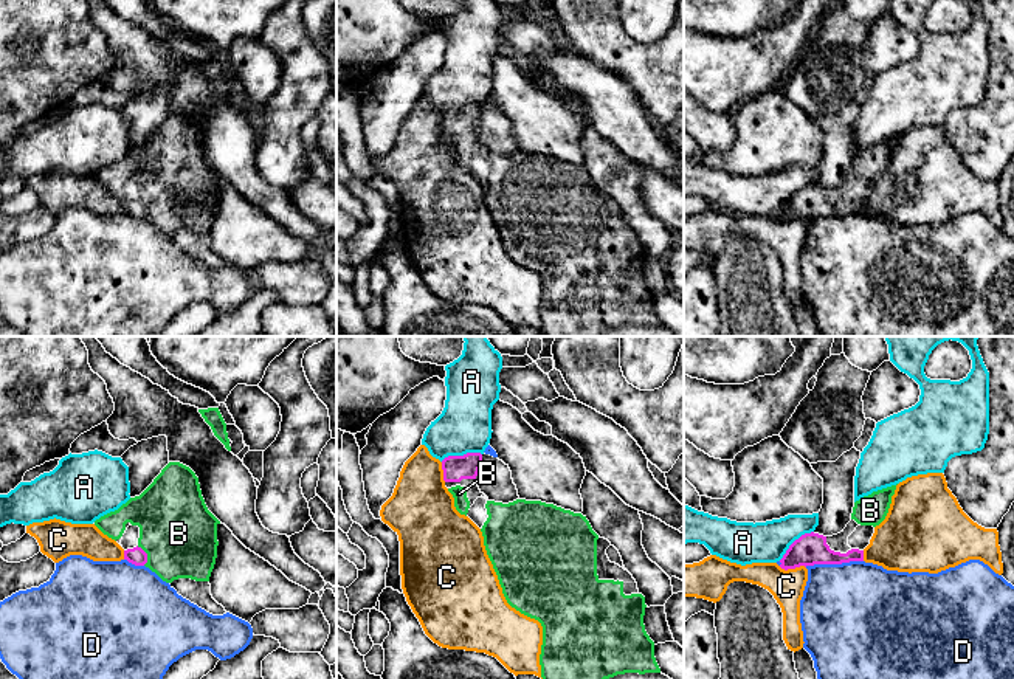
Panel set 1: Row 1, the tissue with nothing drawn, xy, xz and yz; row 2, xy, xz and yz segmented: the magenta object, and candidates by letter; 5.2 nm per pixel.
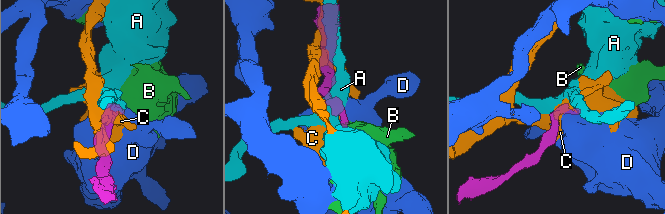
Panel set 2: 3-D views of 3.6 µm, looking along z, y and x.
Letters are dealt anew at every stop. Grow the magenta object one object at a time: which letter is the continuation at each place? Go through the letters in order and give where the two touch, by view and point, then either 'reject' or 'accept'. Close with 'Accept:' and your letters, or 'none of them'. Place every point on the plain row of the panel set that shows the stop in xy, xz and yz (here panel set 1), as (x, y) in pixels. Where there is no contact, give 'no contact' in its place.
A: xz (461, 109) | reject
B: xy (146, 208) | accept
C: yz (793, 220) | reject
D: yz (833, 216) | reject
Accept: B

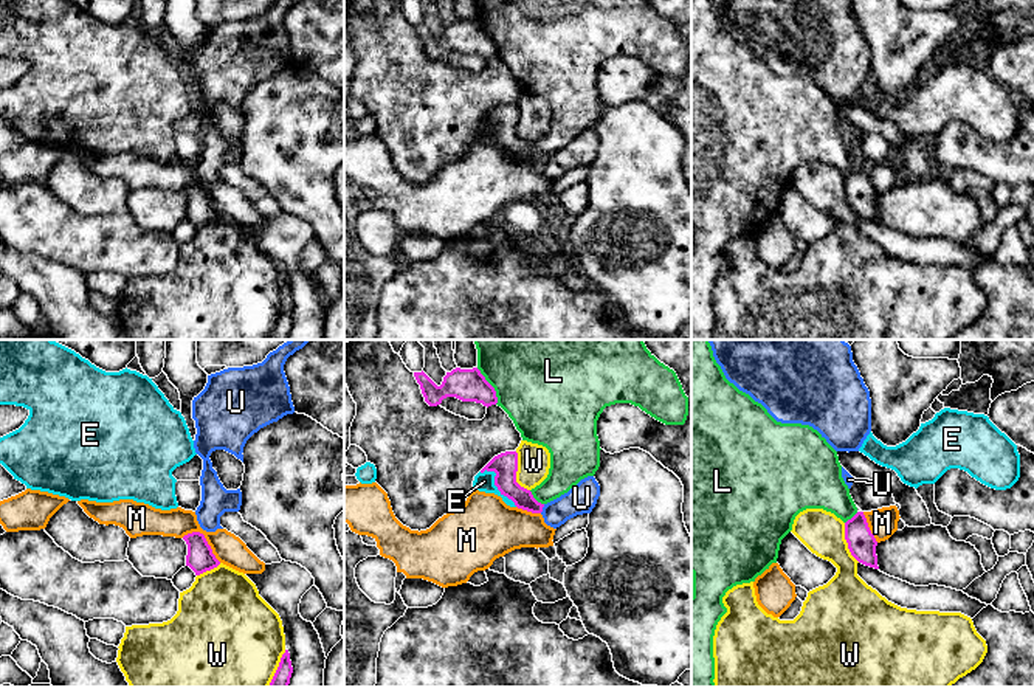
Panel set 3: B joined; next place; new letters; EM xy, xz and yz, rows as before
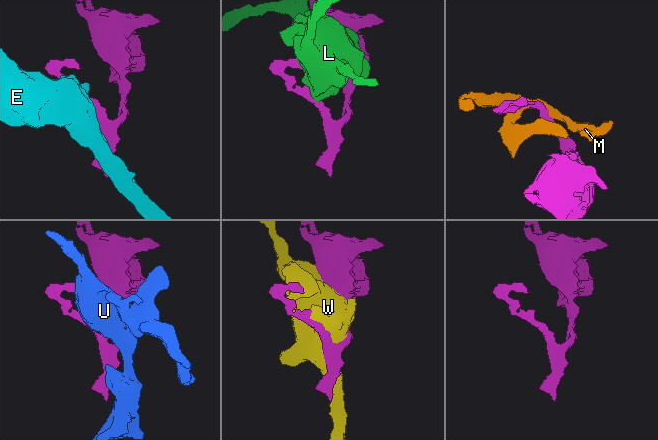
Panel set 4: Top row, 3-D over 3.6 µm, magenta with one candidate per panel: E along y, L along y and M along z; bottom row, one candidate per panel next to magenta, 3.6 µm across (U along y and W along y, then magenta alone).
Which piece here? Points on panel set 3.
E: xz (495, 135) | reject
L: xz (492, 39) | reject
M: xy (205, 191) | reject
U: xz (541, 162) | reject
W: xz (515, 126) | reject
Accept: none of them

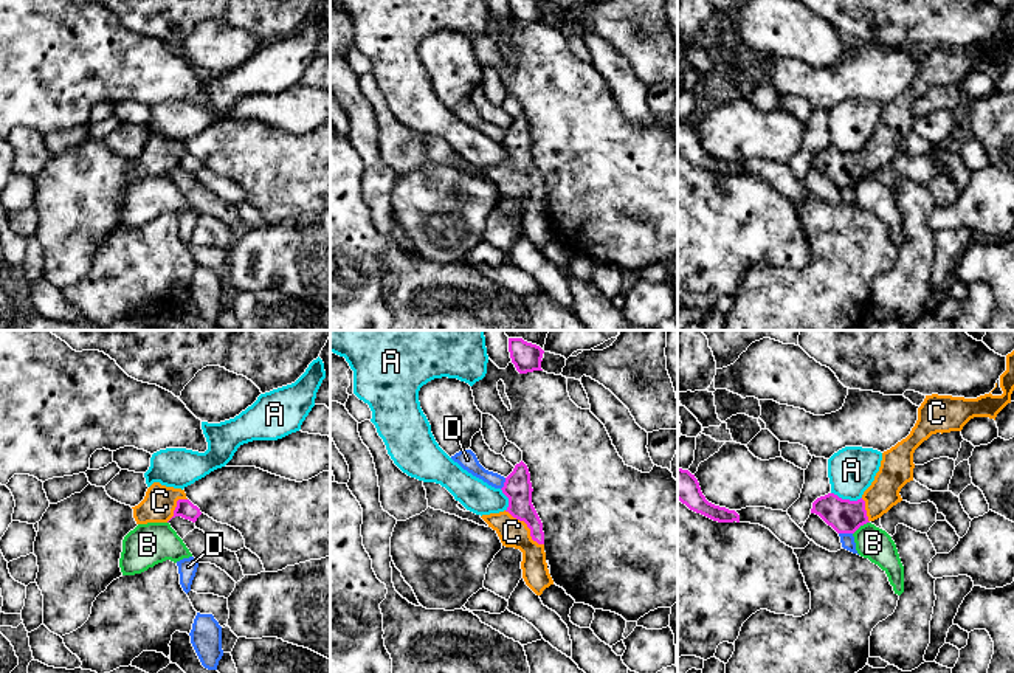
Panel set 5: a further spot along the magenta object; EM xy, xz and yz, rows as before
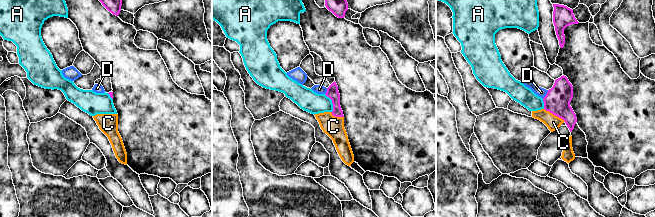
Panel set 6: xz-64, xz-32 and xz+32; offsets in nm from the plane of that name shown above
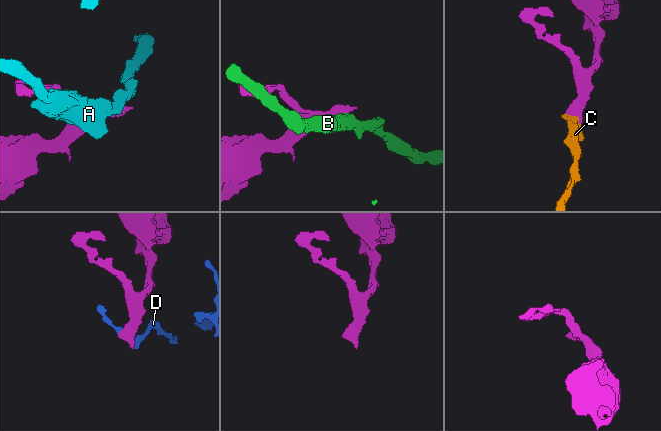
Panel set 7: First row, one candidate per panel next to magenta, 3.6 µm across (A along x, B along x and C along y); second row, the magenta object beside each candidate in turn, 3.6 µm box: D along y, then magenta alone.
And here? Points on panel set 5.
A: yz (847, 152) | reject
B: yz (861, 177) | reject
C: xz (527, 179) | accept
D: yz (845, 185) | reject
Accept: C

